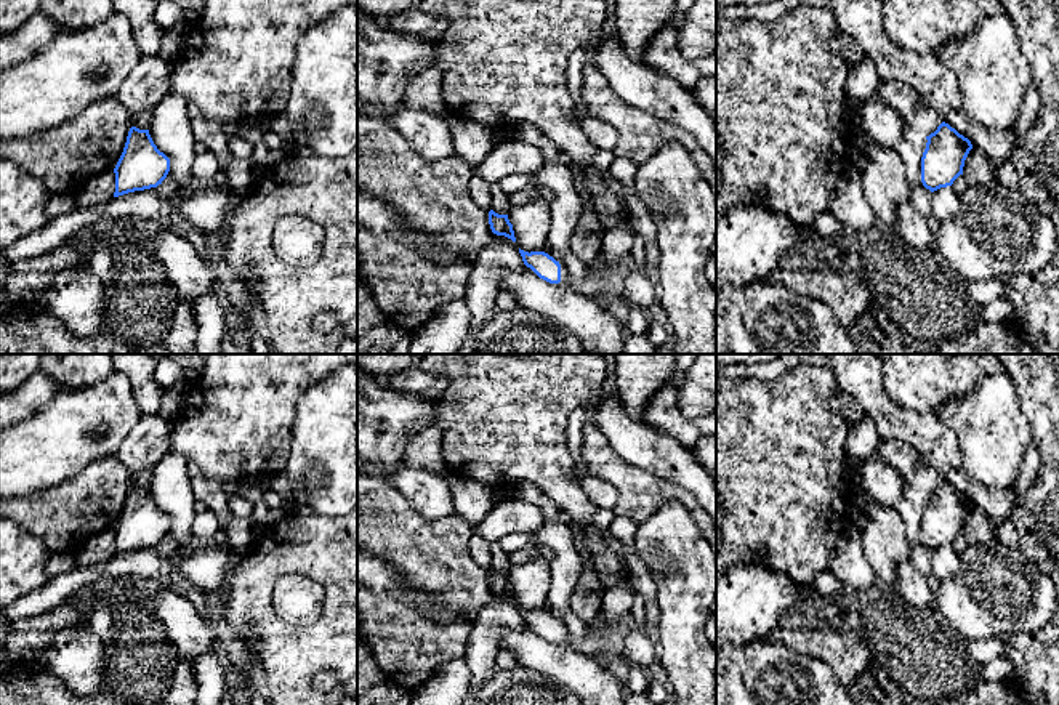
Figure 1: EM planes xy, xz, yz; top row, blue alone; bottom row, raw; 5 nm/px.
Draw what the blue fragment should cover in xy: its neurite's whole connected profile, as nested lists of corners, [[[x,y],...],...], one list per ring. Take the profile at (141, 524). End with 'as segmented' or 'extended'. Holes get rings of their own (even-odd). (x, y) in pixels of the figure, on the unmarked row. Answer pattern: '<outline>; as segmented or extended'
[[[131,485],[123,511],[114,527],[114,556],[157,546],[170,530],[170,518],[157,508],[149,489]]]; as segmented

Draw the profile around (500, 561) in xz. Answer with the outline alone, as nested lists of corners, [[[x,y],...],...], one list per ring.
[[[498,543],[492,545],[492,569],[498,574],[508,574],[509,566],[509,554]]]

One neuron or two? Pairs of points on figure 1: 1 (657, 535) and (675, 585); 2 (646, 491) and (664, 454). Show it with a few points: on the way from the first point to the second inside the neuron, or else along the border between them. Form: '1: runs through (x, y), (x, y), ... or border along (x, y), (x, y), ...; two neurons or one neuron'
1: runs through (672, 550), (683, 563), (688, 577); one neuron
2: border along (619, 457), (686, 491); two neurons

